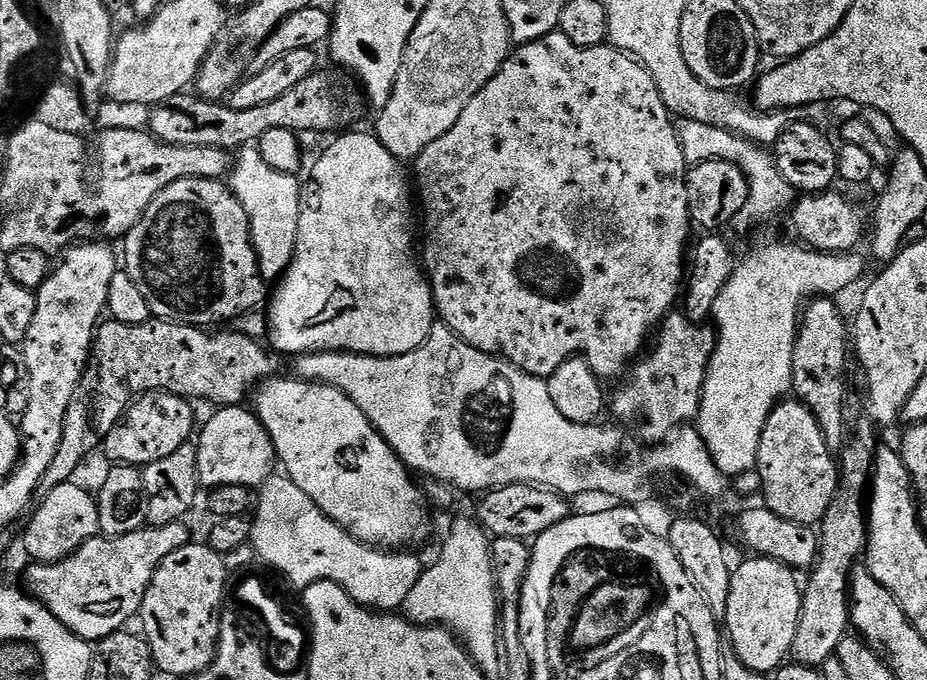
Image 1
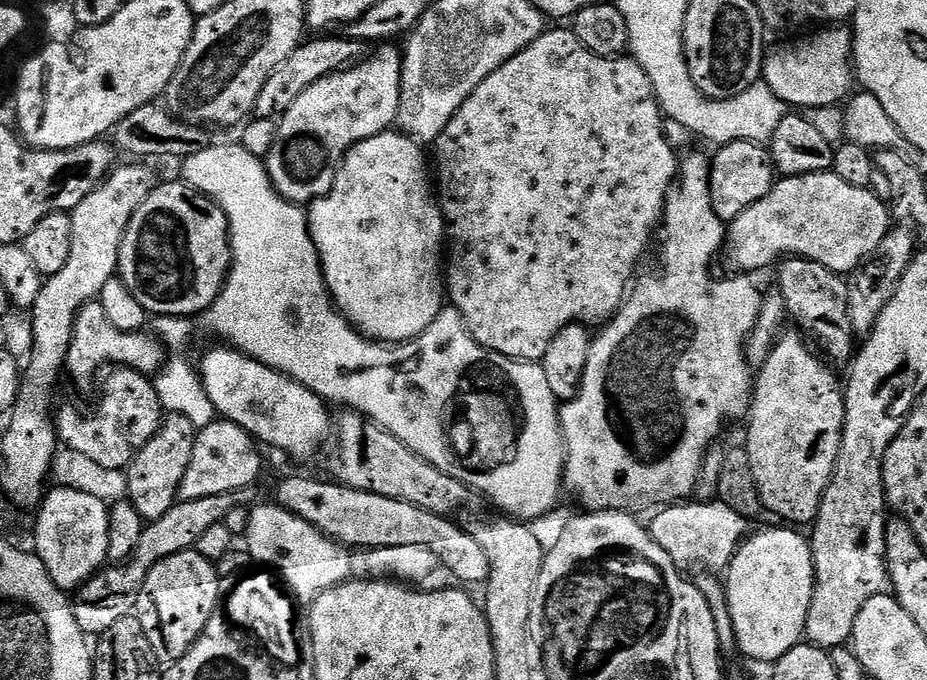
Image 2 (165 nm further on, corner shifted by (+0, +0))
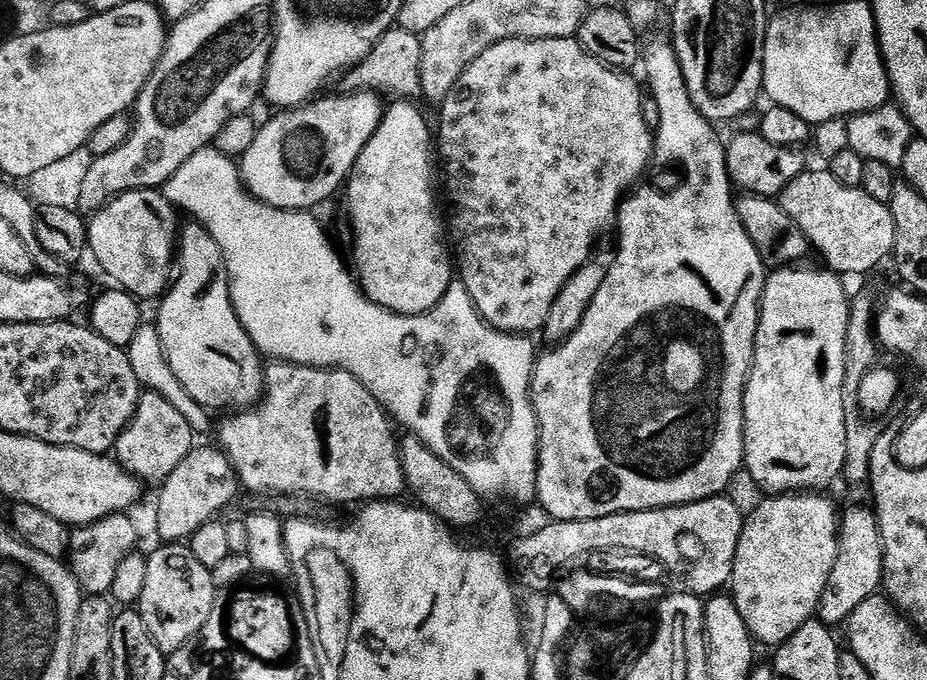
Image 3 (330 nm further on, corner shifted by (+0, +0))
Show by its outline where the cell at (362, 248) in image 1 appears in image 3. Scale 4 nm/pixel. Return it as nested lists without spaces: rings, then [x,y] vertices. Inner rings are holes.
[[[396,98],[387,105],[384,116],[380,120],[378,130],[370,138],[368,145],[362,150],[362,154],[356,160],[356,167],[352,175],[346,181],[346,193],[348,192],[348,220],[352,223],[352,260],[354,275],[365,296],[373,300],[378,306],[388,308],[400,316],[423,316],[432,311],[438,302],[447,294],[448,288],[454,283],[454,256],[450,251],[449,241],[446,239],[446,224],[440,221],[440,212],[436,209],[436,196],[432,193],[432,156],[434,160],[434,136],[428,133],[428,124],[424,116],[412,105],[408,98]]]

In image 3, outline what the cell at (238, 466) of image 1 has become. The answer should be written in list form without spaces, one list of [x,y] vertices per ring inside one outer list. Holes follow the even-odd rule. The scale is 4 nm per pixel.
[[[193,447],[190,455],[159,485],[160,505],[156,508],[156,532],[164,542],[184,542],[198,526],[217,519],[220,511],[236,496],[238,477],[228,456],[219,447]]]

